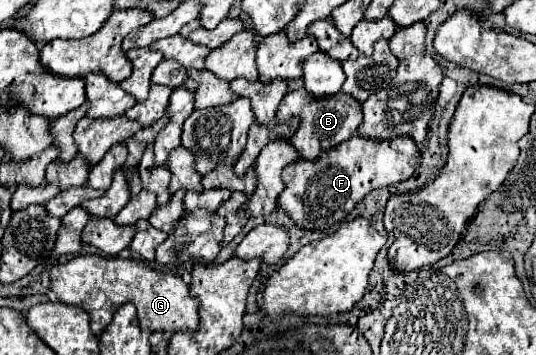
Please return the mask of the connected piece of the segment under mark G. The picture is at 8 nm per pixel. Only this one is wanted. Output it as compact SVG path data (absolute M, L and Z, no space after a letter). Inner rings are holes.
M81 255L65 265L51 269L51 291L65 305L81 307L91 317L93 335L101 335L103 329L111 323L113 313L123 303L133 303L137 307L139 327L143 331L189 331L193 333L199 327L197 299L189 295L189 287L181 277L171 273L161 273L151 269L143 261L119 259L119 257L99 257L99 255Z

